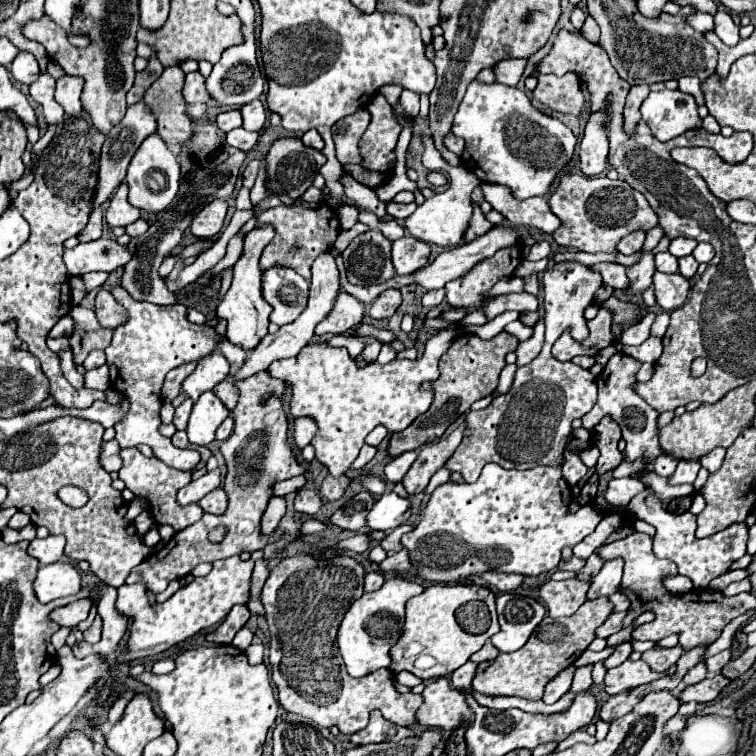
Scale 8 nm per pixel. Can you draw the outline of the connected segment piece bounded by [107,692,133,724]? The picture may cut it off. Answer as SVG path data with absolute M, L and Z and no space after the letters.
M125 692L125 694L121 694L121 698L111 706L111 710L109 710L109 716L107 716L107 722L109 724L115 724L115 722L119 722L121 720L121 716L123 716L123 710L125 710L125 706L127 706L127 702L133 698L133 692Z

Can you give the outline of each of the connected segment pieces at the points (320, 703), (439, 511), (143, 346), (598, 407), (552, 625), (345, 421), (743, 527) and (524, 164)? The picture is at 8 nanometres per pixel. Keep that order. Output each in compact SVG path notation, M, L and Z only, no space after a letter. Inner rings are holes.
M293 556L283 558L269 574L267 584L263 586L263 606L265 619L270 633L269 662L271 662L271 678L277 686L277 700L279 704L293 714L313 720L323 728L337 726L343 734L355 734L363 730L369 722L371 710L381 710L387 720L399 726L415 726L417 722L417 708L423 704L421 694L401 694L395 688L395 676L389 668L381 668L371 672L365 678L351 678L339 650L335 648L337 642L337 628L349 610L349 604L363 596L363 566L347 556L335 556L331 560L313 560L311 556Z
M486 464L475 484L447 482L433 490L427 506L421 512L419 524L401 538L403 548L409 552L409 560L419 578L429 582L459 582L481 572L523 574L539 576L555 570L561 562L565 546L573 548L585 536L589 536L601 522L597 506L587 504L575 514L569 510L571 486L563 480L561 468L531 468L531 470L505 470L499 464Z
M115 286L111 290L115 300L125 308L127 312L127 322L117 326L113 330L113 340L105 348L107 354L107 366L115 366L119 378L125 382L125 388L117 388L119 392L125 394L125 398L131 402L131 410L127 418L119 424L115 424L117 436L115 440L121 444L121 448L131 448L139 444L149 444L153 454L161 458L167 466L173 466L177 470L195 470L201 454L197 450L181 450L173 446L171 438L163 438L159 432L161 426L161 416L159 410L163 406L161 400L161 388L165 382L165 376L169 370L189 364L189 362L199 362L201 358L213 354L219 346L219 342L225 338L217 334L213 326L197 326L187 320L187 306L183 304L173 304L173 306L157 306L151 302L137 302L131 298L131 294Z
M615 352L607 366L603 368L603 372L597 376L597 386L599 386L599 400L597 404L593 406L591 412L587 412L583 416L583 428L587 430L593 430L593 426L597 426L605 416L613 418L619 426L621 426L621 432L623 432L623 440L627 442L627 448L623 452L625 460L637 460L637 458L645 458L647 464L651 464L659 454L661 454L661 448L659 448L659 440L657 440L657 416L659 412L653 410L637 392L635 392L635 384L637 384L637 378L635 374L639 372L641 368L641 362L637 358L631 358L623 352Z
M603 596L587 600L569 618L553 620L551 616L545 616L521 650L513 654L499 654L495 660L477 666L473 690L487 696L519 696L525 700L541 700L547 682L551 682L561 670L571 666L581 656L581 652L593 642L595 628L607 620L611 610L611 602Z
M439 330L417 360L399 360L381 366L373 362L365 368L357 368L349 358L347 348L331 348L323 344L309 344L297 356L275 360L269 366L269 374L291 384L291 414L311 416L317 420L317 434L313 438L315 456L323 462L333 478L343 476L351 464L357 460L359 450L365 444L367 434L377 426L387 426L389 432L399 432L407 428L419 414L427 412L431 406L431 392L421 392L419 384L425 380L435 380L440 376L439 359L455 340L457 330Z
M651 490L641 492L641 496L635 496L629 502L629 510L647 524L655 526L657 534L653 538L653 554L657 558L669 558L677 564L679 574L693 580L695 588L707 588L709 582L721 574L727 574L731 564L747 554L747 540L749 540L749 528L745 522L735 522L733 526L711 534L709 538L697 538L697 516L691 512L683 514L671 514L661 508L661 502L653 496Z
M471 82L465 98L455 114L455 122L451 132L455 136L465 138L465 152L463 152L463 166L469 168L481 182L491 182L491 184L501 184L511 190L511 194L517 200L527 200L533 196L549 196L551 194L551 184L557 178L557 174L571 162L573 150L577 144L575 134L557 118L551 118L537 108L531 106L529 98L525 92L519 88L503 86L503 84L479 84Z

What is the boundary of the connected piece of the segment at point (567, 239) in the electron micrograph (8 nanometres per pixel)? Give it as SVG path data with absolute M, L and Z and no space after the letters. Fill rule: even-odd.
M567 174L561 178L559 188L549 196L551 210L561 218L563 226L553 232L561 246L583 252L609 252L619 254L617 242L637 230L649 232L657 226L657 214L645 196L623 180L609 180L607 176L587 178L583 174Z

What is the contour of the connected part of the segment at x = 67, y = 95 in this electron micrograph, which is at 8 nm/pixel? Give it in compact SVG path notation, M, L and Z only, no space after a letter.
M63 76L61 80L57 80L57 90L55 90L55 98L57 102L65 108L65 112L77 120L83 114L81 108L81 92L83 92L83 80L77 76Z

